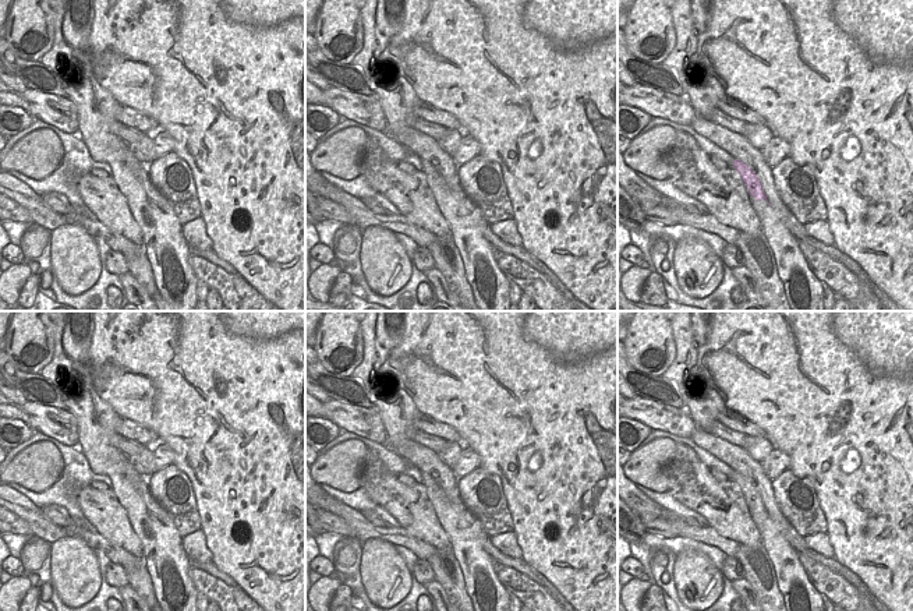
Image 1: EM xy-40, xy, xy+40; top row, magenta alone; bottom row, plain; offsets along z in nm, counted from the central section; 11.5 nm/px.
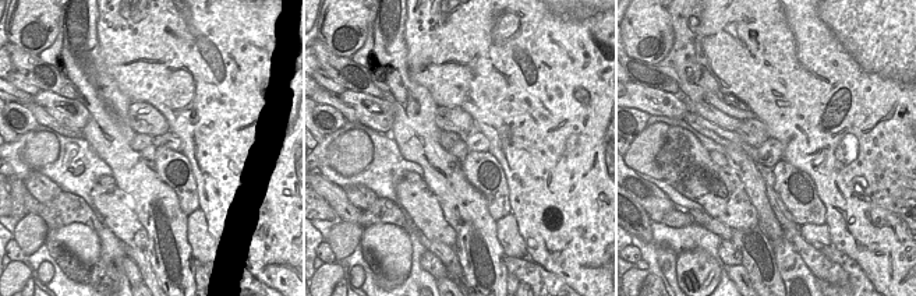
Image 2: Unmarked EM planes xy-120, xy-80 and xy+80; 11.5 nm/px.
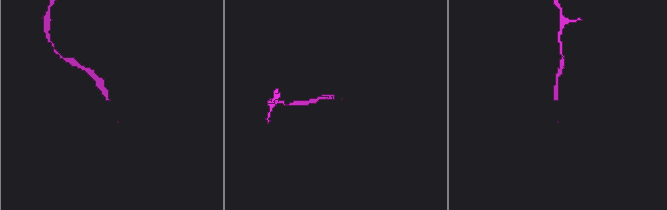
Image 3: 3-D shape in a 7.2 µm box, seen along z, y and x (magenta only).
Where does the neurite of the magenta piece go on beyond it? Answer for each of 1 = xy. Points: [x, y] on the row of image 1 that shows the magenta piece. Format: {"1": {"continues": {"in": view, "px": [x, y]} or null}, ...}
{"1": {"continues": null}}

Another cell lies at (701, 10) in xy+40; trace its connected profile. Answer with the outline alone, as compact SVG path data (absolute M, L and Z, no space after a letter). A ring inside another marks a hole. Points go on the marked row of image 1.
M690 0L691 1L691 38L687 46L687 56L691 60L693 54L697 52L698 36L707 31L714 0Z

